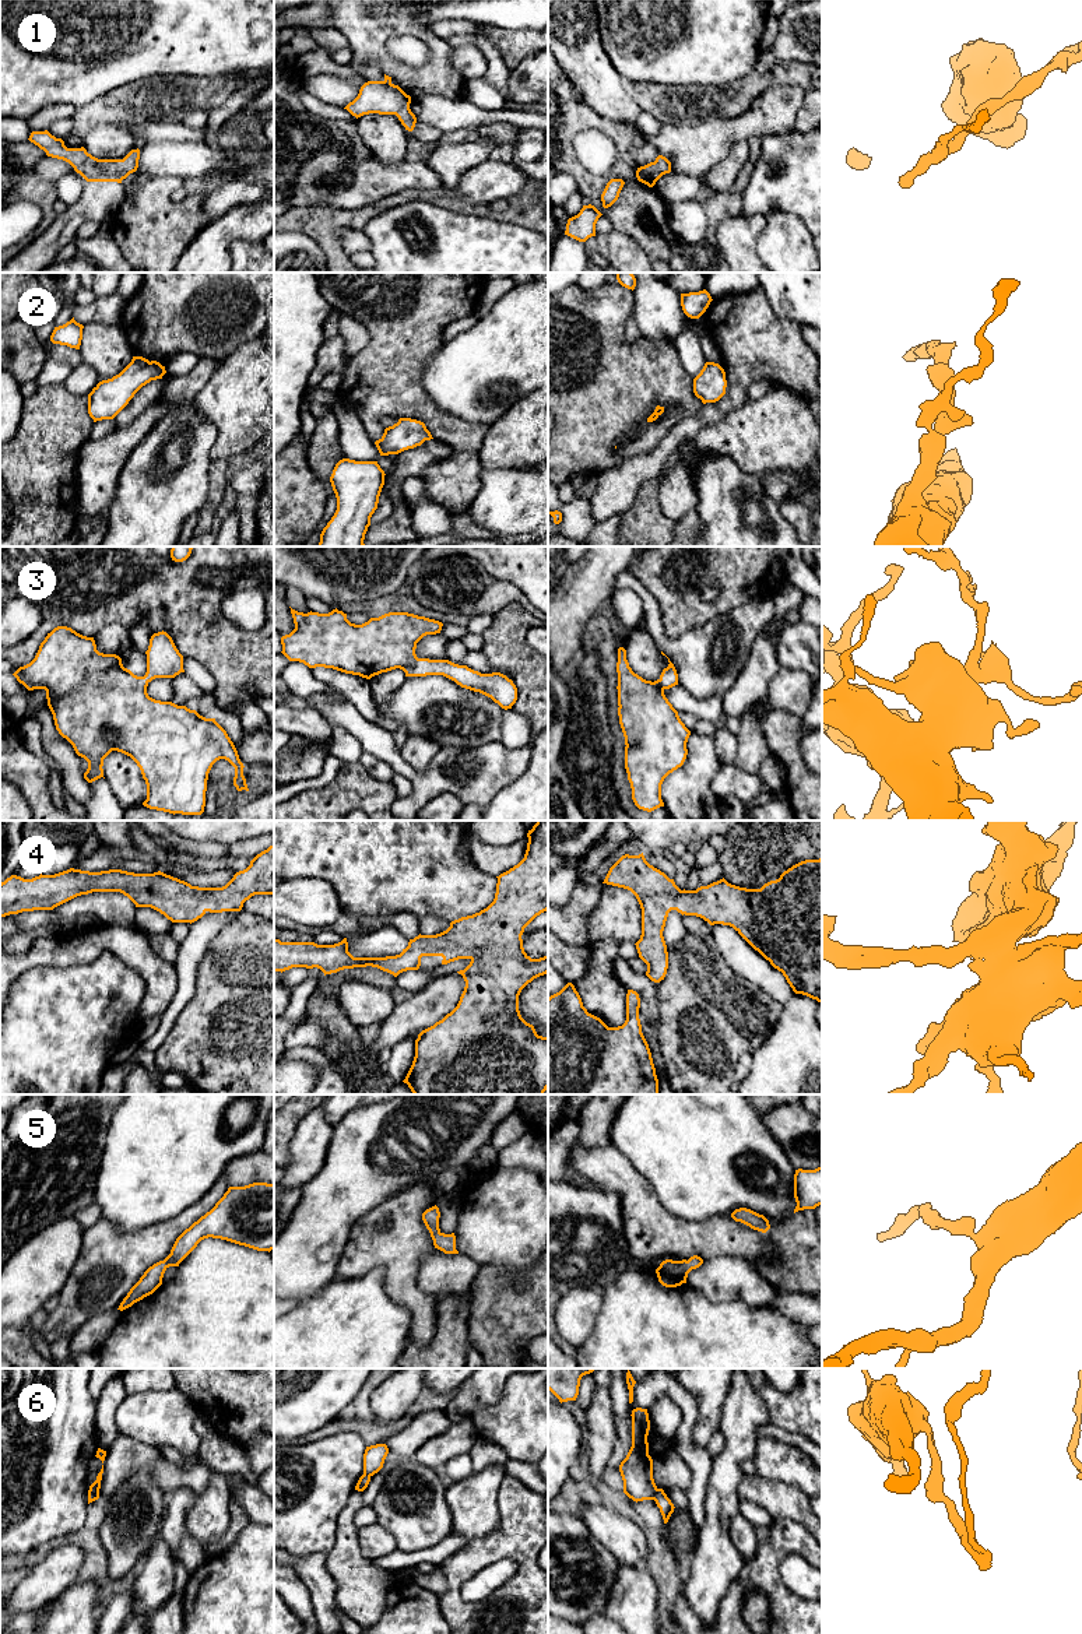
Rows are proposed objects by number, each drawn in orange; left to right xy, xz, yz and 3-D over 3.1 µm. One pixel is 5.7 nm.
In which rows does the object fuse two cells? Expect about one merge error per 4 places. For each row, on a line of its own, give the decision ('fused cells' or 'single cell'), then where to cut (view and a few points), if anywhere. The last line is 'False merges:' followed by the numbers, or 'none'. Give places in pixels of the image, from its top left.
1: single cell; no cut
2: single cell; no cut
3: single cell; no cut
4: single cell; no cut
5: single cell; no cut
6: fused cells; cut in yz along (657, 1489), (652, 1499)
False merges: 6

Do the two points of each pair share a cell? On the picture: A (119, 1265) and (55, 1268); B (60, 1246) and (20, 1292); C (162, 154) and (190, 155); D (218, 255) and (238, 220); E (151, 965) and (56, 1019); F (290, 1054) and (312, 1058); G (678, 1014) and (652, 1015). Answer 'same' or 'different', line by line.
A: different
B: same
C: same
D: same
E: different
F: same
G: different

